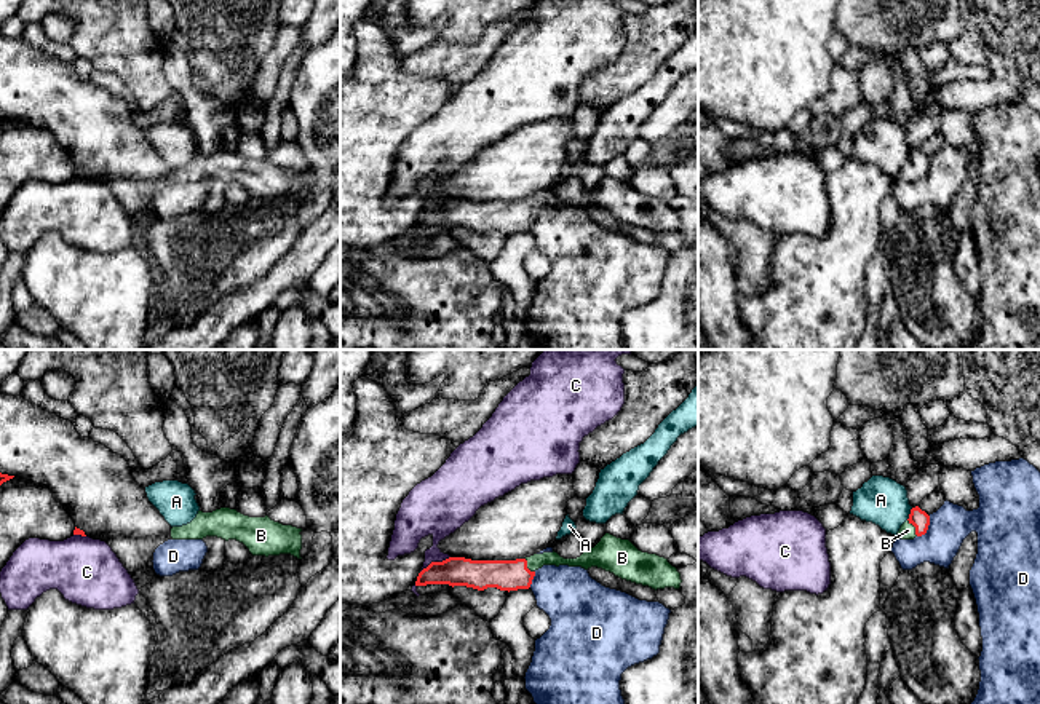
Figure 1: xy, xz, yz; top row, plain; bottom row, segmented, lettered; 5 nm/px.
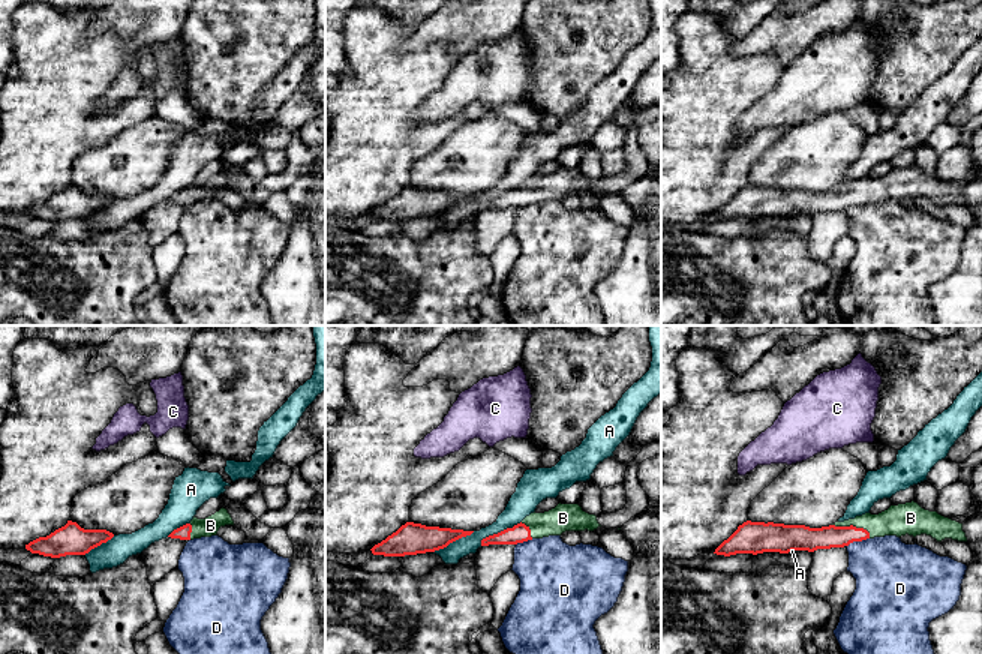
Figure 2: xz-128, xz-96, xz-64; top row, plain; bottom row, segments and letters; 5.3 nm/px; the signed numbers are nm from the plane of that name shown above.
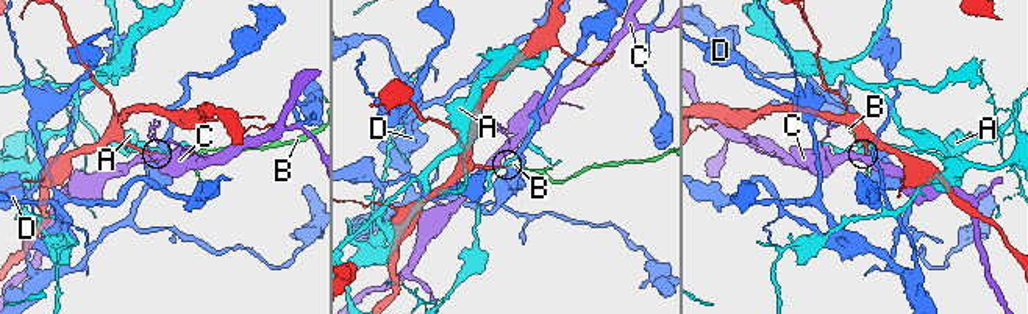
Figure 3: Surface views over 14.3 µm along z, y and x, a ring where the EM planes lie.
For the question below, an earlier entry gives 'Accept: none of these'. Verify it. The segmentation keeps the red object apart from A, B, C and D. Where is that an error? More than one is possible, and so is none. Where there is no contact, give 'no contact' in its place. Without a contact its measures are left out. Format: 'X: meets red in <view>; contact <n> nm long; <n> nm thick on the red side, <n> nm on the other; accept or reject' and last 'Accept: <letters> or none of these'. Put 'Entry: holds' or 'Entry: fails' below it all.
A: meets red in yz; contact 70 nm long; 90 nm thick on the red side, 240 nm on the other; reject
B: meets red in yz; contact 100 nm long; 90 nm thick on the red side, 80 nm on the other; accept
C: meets red in xz; contact 170 nm long; 150 nm thick on the red side, 240 nm on the other; reject
D: meets red in yz; contact 130 nm long; 90 nm thick on the red side, 200 nm on the other; reject
Accept: B
Entry: fails

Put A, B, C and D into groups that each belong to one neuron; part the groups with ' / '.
A / B / C / D

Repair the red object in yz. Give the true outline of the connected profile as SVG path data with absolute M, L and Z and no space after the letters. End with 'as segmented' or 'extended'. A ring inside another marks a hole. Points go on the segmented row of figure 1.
M919 506L911 509L909 519L901 525L898 538L914 540L927 533L930 525L930 516L922 511Z; extended

